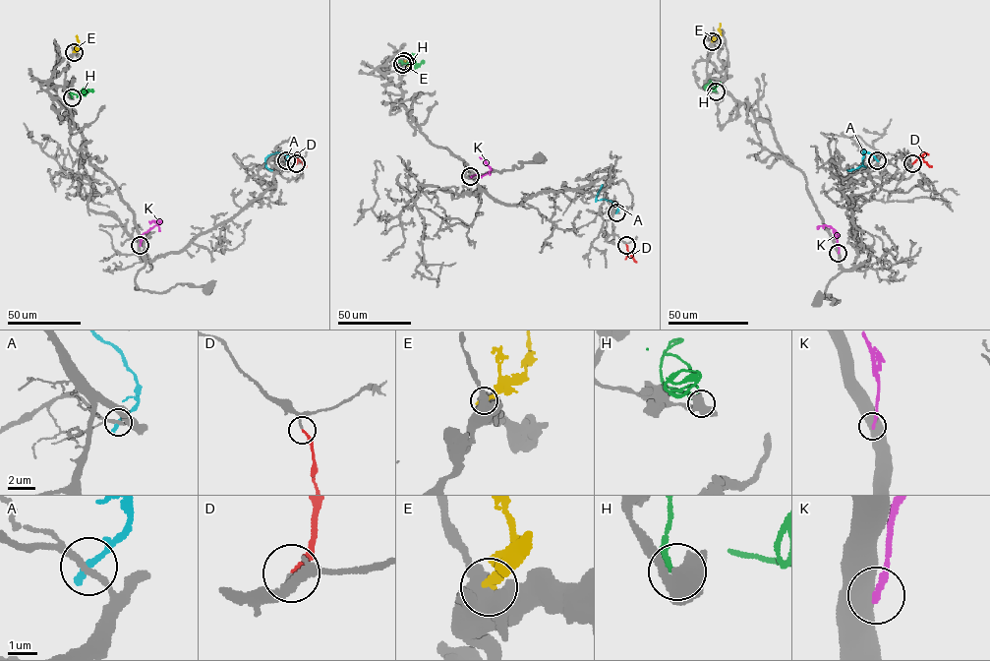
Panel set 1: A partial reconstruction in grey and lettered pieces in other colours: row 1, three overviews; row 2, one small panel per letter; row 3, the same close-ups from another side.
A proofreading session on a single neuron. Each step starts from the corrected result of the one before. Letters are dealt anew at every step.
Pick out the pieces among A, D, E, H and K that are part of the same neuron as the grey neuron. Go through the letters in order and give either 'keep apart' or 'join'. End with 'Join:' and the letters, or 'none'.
A: keep apart
D: join
E: keep apart
H: keep apart
K: keep apart
Join: D

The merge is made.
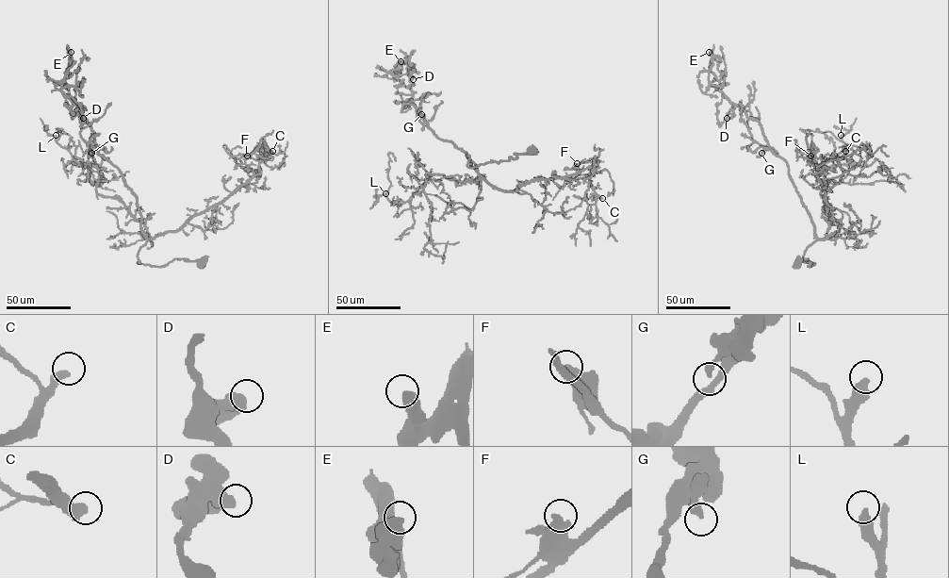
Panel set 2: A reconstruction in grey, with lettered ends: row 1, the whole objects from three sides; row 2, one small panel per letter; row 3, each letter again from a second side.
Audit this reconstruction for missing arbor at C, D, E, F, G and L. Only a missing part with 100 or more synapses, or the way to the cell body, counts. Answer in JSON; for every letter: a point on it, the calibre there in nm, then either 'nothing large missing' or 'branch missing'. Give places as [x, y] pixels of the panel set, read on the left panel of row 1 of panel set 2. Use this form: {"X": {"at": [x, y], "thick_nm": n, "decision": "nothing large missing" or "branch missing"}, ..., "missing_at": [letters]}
{"C": {"at": [272, 151], "thick_nm": 480, "decision": "branch missing"}, "D": {"at": [83, 118], "thick_nm": 550, "decision": "nothing large missing"}, "E": {"at": [71, 52], "thick_nm": 550, "decision": "nothing large missing"}, "F": {"at": [247, 156], "thick_nm": 480, "decision": "nothing large missing"}, "G": {"at": [91, 153], "thick_nm": 320, "decision": "nothing large missing"}, "L": {"at": [56, 135], "thick_nm": 400, "decision": "nothing large missing"}, "missing_at": ["C"]}

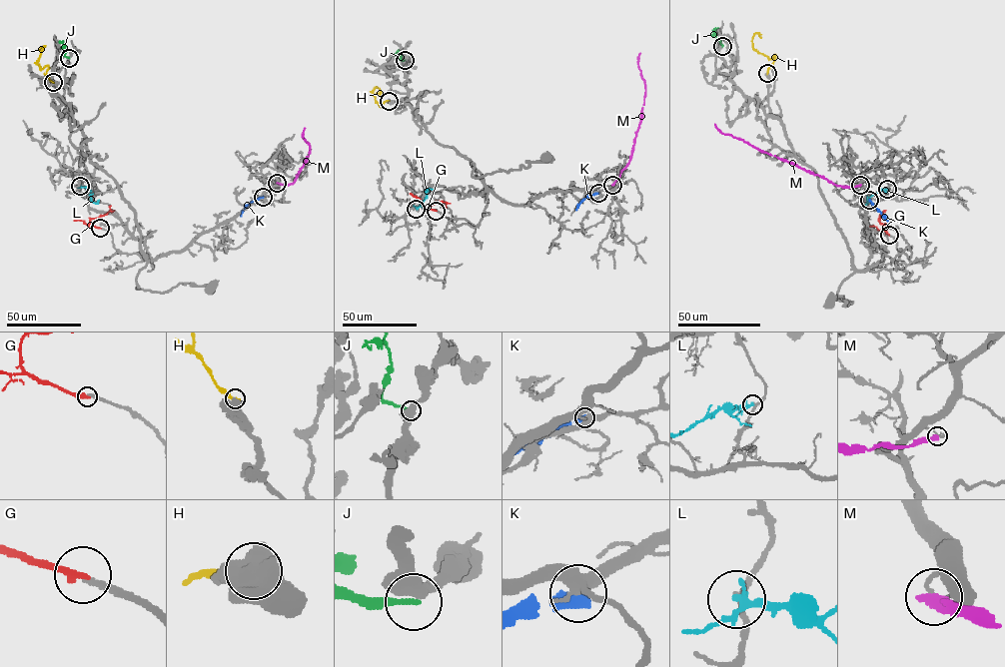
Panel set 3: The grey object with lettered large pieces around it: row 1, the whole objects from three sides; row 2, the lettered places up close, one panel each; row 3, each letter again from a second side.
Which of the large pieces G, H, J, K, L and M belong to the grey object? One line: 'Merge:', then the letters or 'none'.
Merge: G

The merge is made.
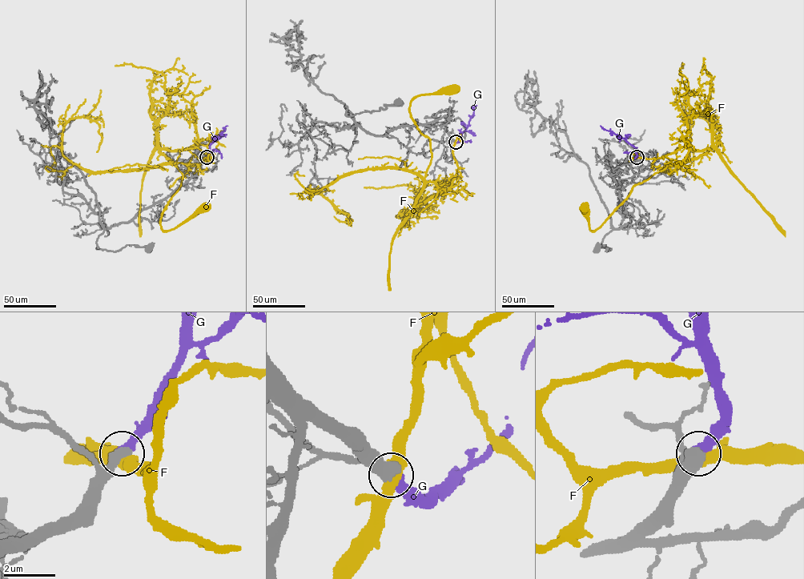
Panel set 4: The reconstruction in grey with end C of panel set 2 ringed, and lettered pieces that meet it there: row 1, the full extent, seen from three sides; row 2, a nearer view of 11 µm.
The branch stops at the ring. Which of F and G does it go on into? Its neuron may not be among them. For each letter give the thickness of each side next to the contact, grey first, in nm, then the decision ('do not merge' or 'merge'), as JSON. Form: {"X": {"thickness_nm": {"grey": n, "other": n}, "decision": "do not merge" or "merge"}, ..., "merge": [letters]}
{"F": {"thickness_nm": {"grey": 420, "other": 440}, "decision": "do not merge"}, "G": {"thickness_nm": {"grey": 550, "other": 440}, "decision": "merge"}, "merge": ["G"]}

